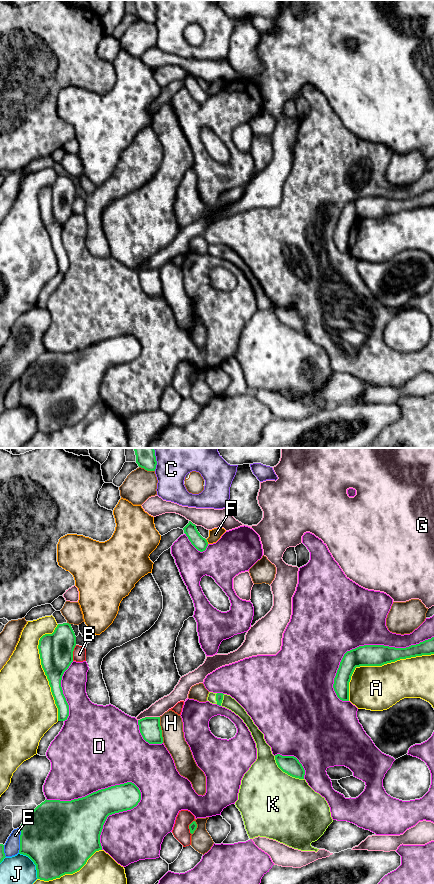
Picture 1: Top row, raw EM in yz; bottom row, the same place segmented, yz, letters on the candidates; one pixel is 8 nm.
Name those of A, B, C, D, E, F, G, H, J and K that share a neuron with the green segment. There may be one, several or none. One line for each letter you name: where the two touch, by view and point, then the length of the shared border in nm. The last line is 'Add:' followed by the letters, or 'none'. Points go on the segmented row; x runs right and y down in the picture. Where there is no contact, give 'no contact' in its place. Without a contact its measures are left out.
K: yz (286, 772) | 300 nm
Add: K

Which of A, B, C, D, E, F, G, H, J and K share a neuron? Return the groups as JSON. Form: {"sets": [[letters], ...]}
{"sets": [["A", "C"], ["B"], ["D"], ["E"], ["F"], ["G"], ["H"], ["J"], ["K"]]}

